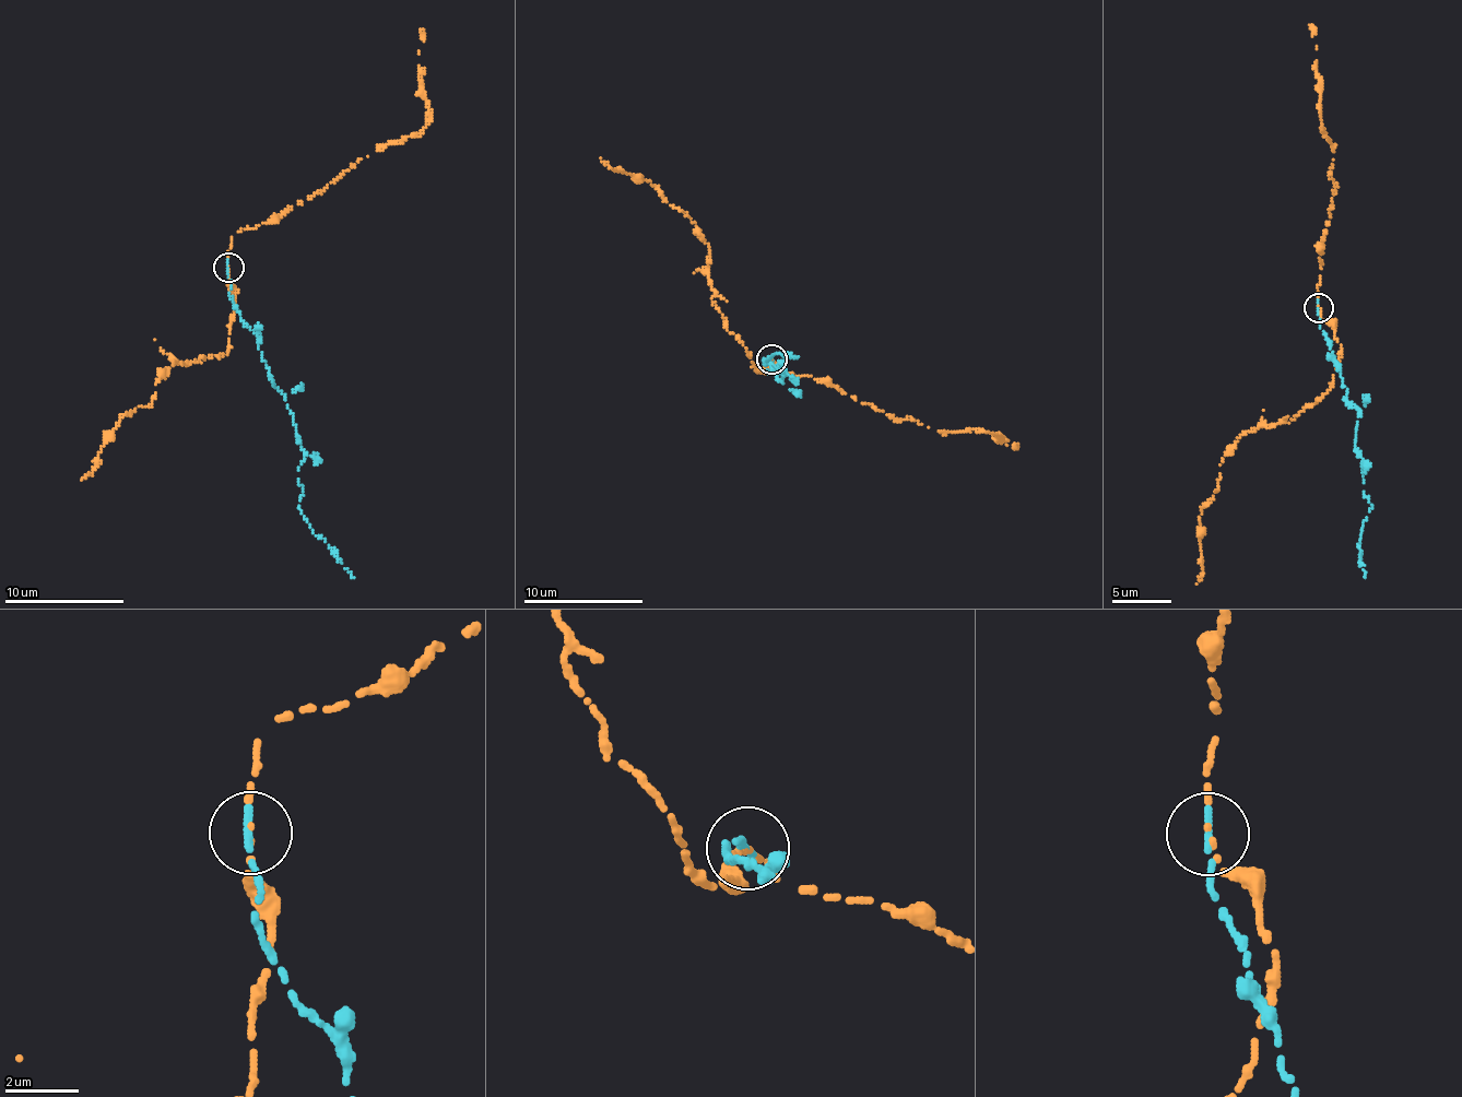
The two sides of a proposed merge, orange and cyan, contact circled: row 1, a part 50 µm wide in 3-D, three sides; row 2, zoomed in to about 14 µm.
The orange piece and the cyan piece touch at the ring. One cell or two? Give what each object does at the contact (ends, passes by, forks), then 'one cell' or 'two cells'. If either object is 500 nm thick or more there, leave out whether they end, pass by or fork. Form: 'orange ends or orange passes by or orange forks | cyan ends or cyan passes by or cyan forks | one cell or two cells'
orange ends | cyan ends | two cells

